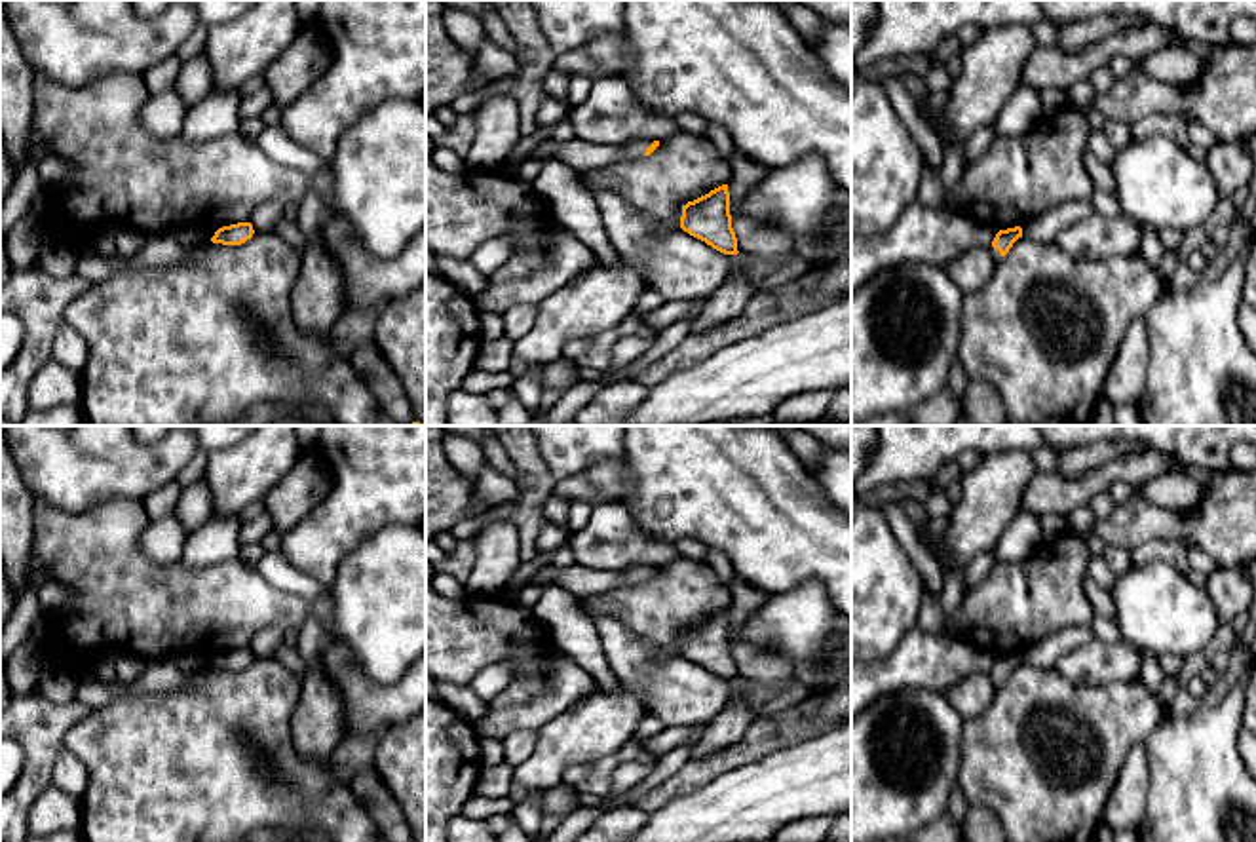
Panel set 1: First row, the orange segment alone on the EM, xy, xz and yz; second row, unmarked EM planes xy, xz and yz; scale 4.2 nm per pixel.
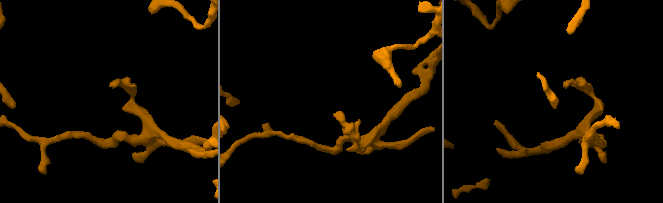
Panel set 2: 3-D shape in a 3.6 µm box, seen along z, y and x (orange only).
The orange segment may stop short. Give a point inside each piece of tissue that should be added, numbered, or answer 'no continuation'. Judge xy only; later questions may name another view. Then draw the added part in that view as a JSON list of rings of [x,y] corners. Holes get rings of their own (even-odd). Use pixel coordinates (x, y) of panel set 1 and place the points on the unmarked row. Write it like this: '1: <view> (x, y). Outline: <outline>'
no continuation

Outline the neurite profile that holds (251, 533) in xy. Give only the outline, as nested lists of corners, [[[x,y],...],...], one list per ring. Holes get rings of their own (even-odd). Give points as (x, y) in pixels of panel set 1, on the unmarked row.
[[[264,511],[260,517],[243,523],[239,530],[239,544],[260,544],[274,530],[272,517]]]

